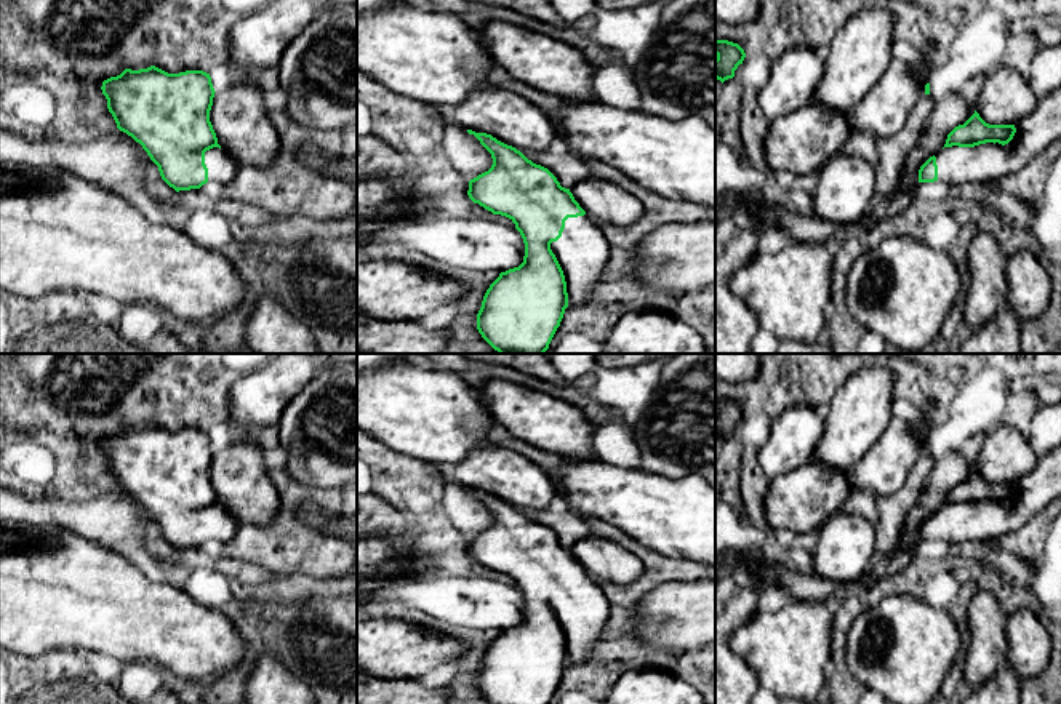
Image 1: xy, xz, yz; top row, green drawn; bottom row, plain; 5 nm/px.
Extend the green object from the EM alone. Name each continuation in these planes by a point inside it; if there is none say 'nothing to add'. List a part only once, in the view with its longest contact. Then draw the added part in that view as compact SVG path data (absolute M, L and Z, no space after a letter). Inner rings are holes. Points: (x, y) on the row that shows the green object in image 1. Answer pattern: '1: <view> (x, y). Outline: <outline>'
1: xz (583, 252). Outline: M587 214L568 218L557 242L551 243L567 282L568 306L586 306L607 278L610 245L602 227Z

